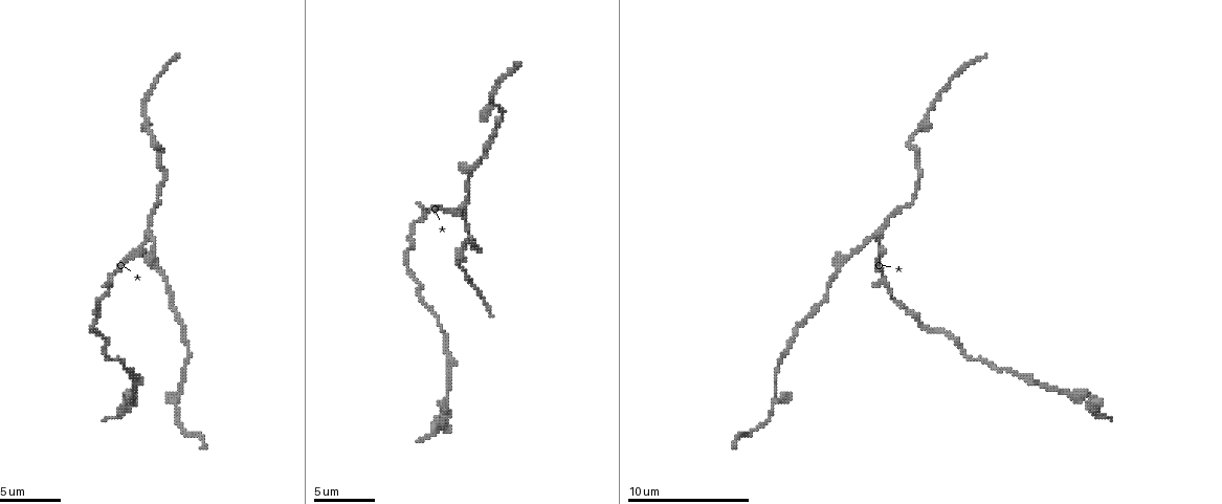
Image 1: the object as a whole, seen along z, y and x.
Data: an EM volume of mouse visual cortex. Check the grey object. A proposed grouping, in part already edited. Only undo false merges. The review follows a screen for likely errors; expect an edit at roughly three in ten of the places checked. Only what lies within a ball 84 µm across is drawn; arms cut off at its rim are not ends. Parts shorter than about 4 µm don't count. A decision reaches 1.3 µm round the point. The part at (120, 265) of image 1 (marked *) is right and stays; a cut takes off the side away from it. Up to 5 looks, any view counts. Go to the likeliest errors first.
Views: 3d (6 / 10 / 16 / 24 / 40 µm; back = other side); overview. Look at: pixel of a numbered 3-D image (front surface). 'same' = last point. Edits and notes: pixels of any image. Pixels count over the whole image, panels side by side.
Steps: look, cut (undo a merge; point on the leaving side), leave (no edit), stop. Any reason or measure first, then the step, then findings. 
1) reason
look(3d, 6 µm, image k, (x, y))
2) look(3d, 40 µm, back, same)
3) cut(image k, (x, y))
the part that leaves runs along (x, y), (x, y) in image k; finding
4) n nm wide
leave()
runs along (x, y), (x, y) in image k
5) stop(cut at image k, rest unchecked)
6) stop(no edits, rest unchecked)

two arms in line, one across
look(3d, 10 µm, image 1, (873, 237))

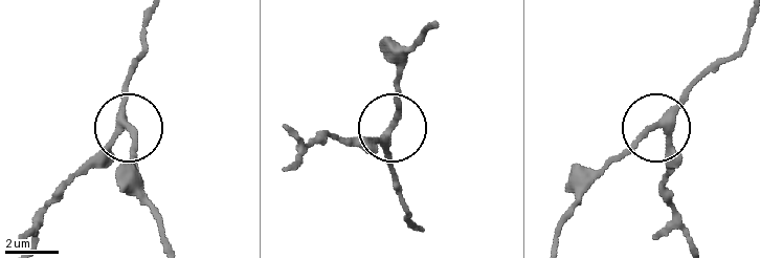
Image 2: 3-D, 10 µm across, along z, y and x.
leave()
runs along (669, 187), (669, 149), (657, 122), (707, 69) in image 2; continuous, no second neuron

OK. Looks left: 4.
thick turns thin
look(3d, 10 µm, image 1, (931, 111))

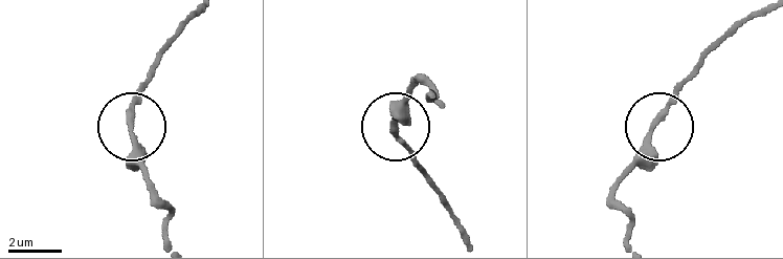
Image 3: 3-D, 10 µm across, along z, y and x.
leave()
one neuron here

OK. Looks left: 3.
look(3d, 16 µm, image 1, (422, 214))

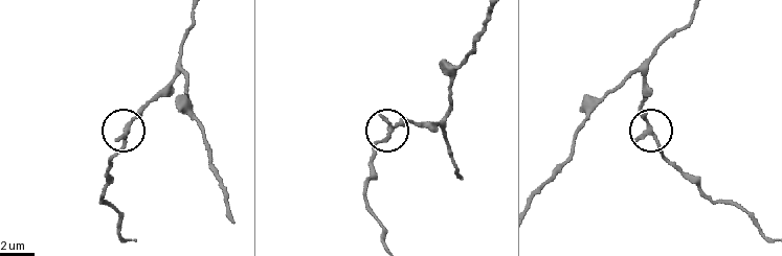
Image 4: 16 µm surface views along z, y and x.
look(3d, 16 µm, back, image 4, (391, 132))

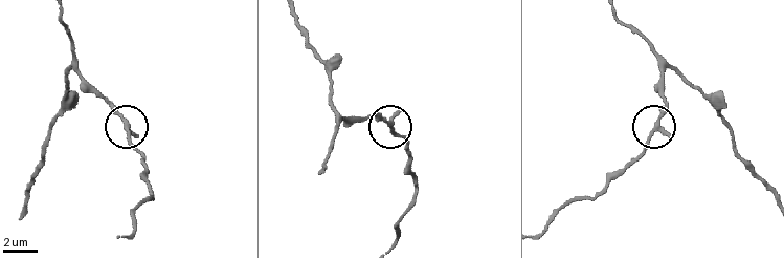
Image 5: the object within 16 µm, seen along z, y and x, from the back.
leave()
runs along (112, 108), (144, 155) in image 5; all the same neuron

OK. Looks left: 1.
stop(no edits, rest unchecked)

